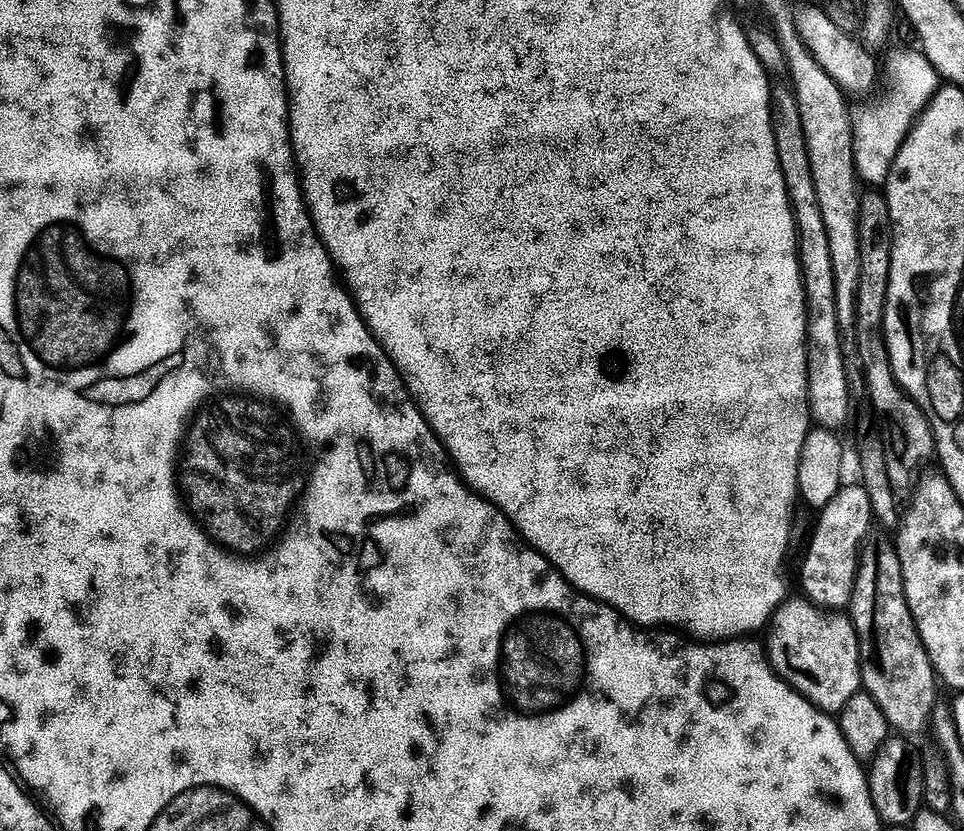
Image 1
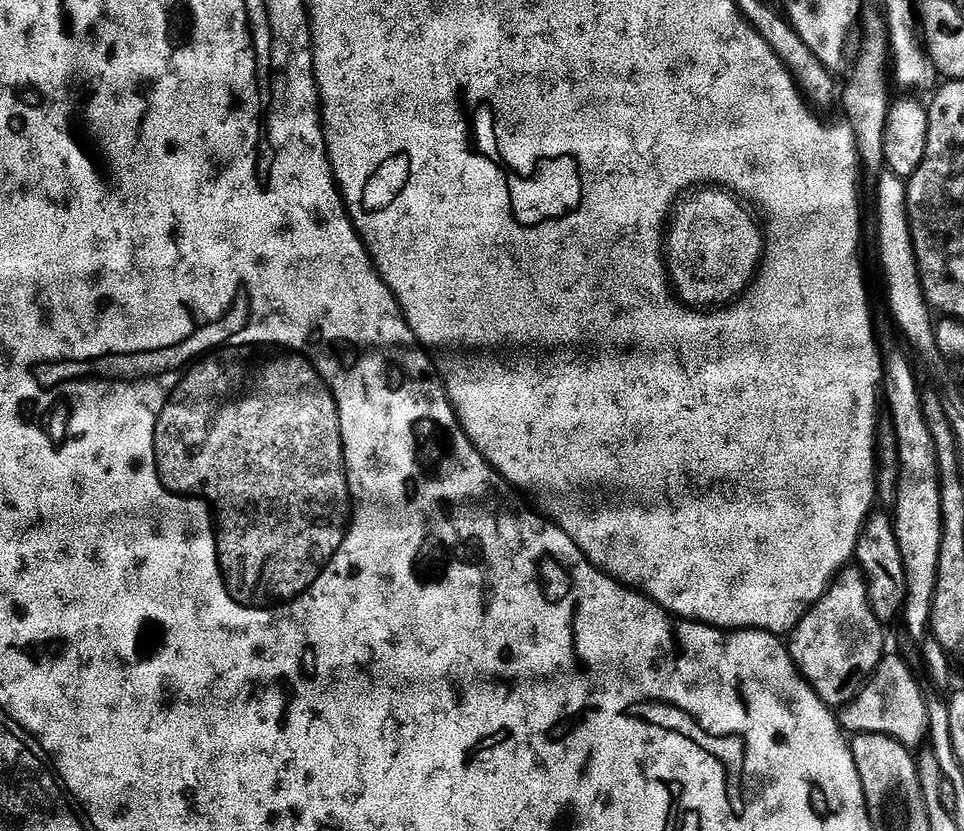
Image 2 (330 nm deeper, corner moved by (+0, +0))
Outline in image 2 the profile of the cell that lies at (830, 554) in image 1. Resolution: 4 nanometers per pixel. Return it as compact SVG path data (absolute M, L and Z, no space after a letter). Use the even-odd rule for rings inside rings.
M848 566L790 633L792 661L829 706L843 706L860 692L886 655L884 632L868 600L868 582L859 567Z

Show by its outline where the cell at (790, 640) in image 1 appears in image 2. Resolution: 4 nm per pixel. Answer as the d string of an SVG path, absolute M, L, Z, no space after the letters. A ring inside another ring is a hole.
M885 655L880 665L876 667L876 673L871 680L861 688L849 704L839 709L840 726L848 734L869 732L893 736L899 744L912 750L919 749L921 747L919 744L922 742L924 744L929 735L925 693L924 688L920 689L911 666L902 657Z

